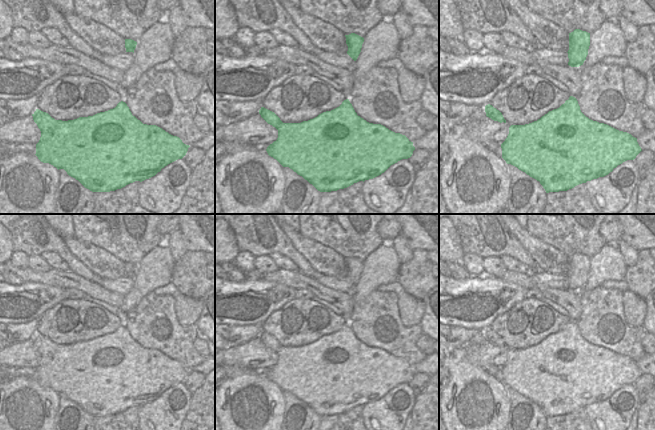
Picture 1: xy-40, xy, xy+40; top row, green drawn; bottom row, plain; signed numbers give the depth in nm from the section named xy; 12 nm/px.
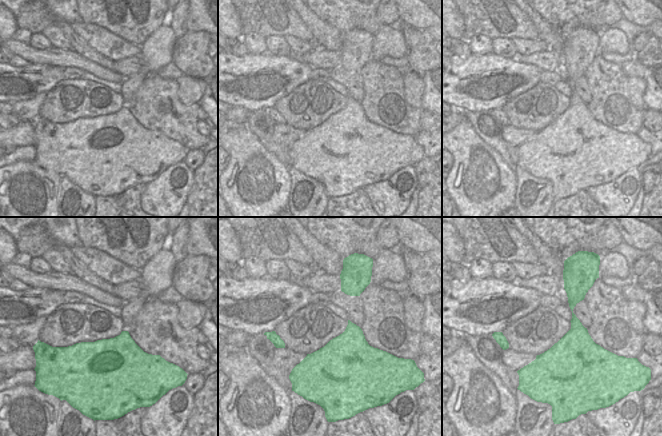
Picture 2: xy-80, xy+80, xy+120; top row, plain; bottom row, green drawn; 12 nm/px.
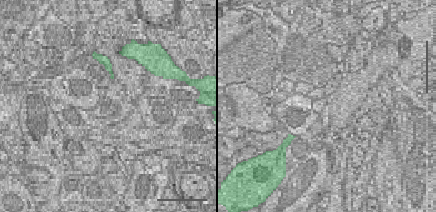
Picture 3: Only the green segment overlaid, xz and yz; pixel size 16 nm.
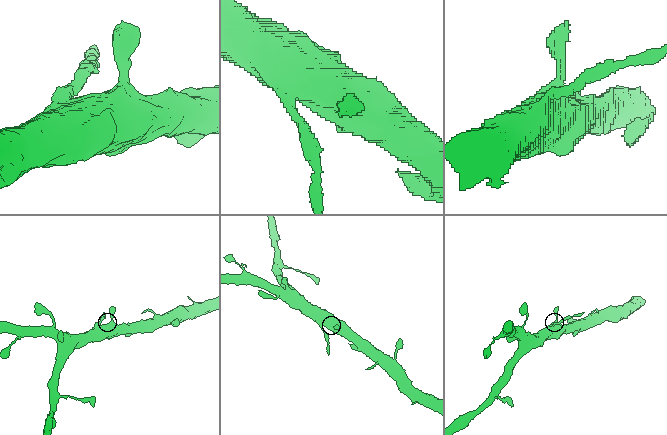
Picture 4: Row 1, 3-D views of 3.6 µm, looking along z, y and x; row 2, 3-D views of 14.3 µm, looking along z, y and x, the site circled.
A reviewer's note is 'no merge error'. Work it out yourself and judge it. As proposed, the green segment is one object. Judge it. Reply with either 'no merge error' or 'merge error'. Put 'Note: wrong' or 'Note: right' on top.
Note: wrong
merge error

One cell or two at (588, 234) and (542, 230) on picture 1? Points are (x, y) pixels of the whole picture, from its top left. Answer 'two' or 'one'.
one

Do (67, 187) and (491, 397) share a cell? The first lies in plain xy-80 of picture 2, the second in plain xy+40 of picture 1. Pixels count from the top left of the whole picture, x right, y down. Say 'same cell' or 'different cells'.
different cells

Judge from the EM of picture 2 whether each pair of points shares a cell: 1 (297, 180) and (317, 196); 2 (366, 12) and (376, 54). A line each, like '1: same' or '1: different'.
1: same
2: different

